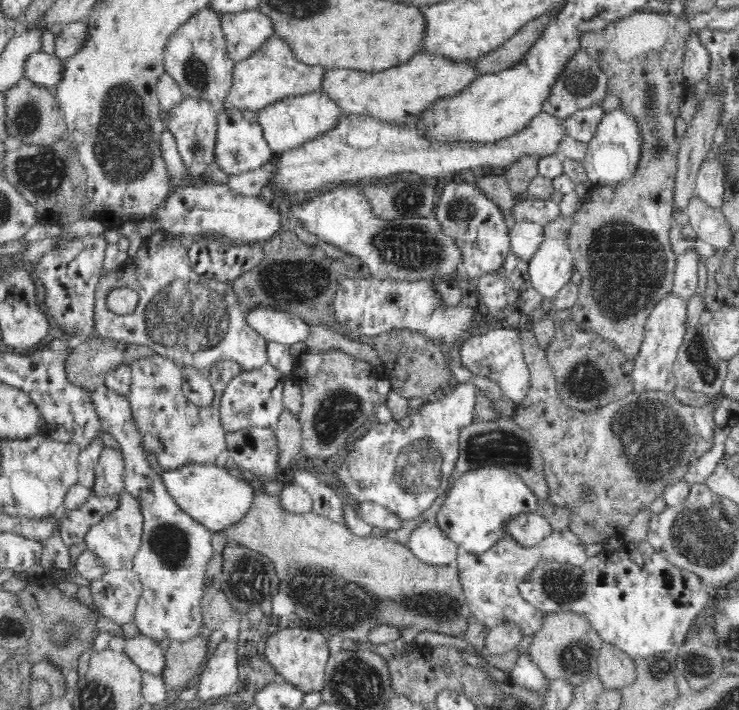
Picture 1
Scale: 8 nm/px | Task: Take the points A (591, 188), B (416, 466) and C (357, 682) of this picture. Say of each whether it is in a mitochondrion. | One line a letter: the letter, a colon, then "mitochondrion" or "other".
A: other
B: mitochondrion
C: mitochondrion

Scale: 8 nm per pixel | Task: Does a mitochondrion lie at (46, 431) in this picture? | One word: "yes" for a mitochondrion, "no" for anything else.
no

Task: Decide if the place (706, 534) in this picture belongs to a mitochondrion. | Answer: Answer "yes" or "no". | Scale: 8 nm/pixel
yes

